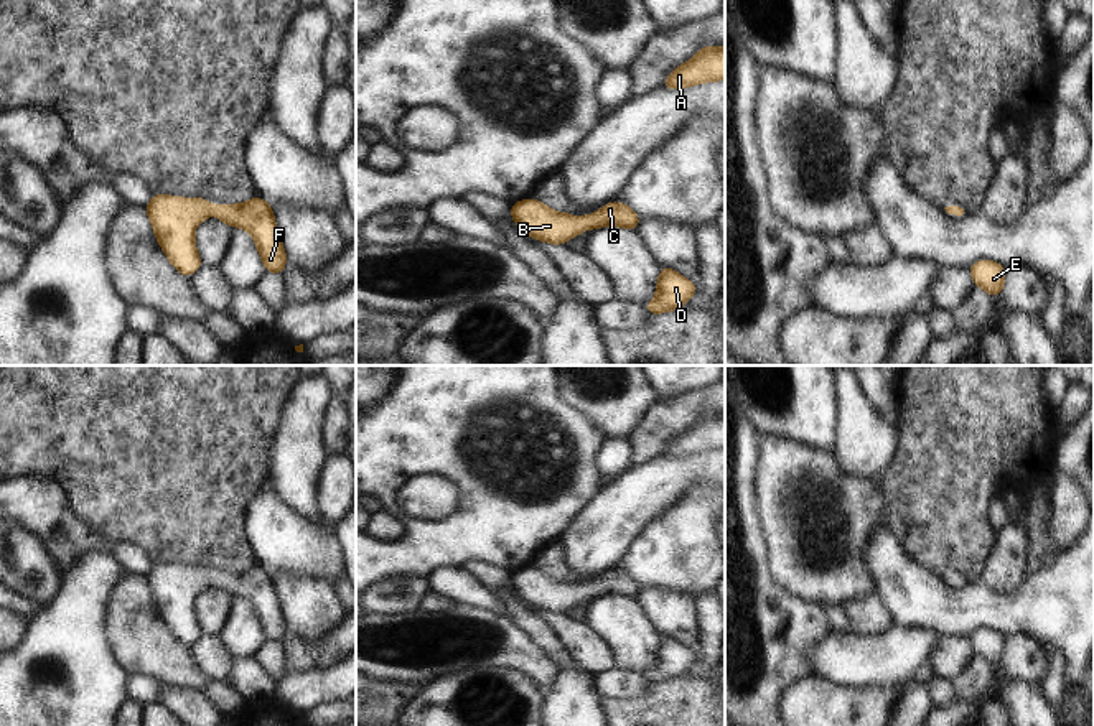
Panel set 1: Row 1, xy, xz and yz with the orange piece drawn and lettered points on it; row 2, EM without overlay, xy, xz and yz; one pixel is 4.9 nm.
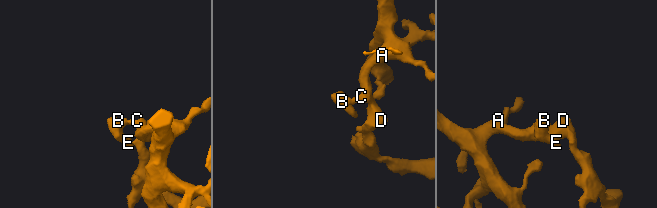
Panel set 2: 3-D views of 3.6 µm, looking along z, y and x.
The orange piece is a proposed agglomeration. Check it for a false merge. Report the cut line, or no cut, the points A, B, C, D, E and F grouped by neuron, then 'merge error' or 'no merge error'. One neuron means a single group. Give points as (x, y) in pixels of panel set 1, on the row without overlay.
no cut | A B C D E F | no merge error

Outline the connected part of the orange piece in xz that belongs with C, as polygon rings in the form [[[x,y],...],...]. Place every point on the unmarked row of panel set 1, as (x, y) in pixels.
[[[522,568],[512,573],[511,586],[526,604],[555,614],[582,604],[585,596],[595,599],[603,594],[618,594],[636,599],[641,591],[638,583],[621,570],[606,571],[598,581],[578,588],[552,579],[540,570]]]

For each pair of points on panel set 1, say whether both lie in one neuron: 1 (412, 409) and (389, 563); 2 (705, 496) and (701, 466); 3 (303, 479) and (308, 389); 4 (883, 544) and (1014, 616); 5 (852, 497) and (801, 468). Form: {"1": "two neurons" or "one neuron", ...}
{"1": "one neuron", "2": "two neurons", "3": "one neuron", "4": "one neuron", "5": "one neuron"}

